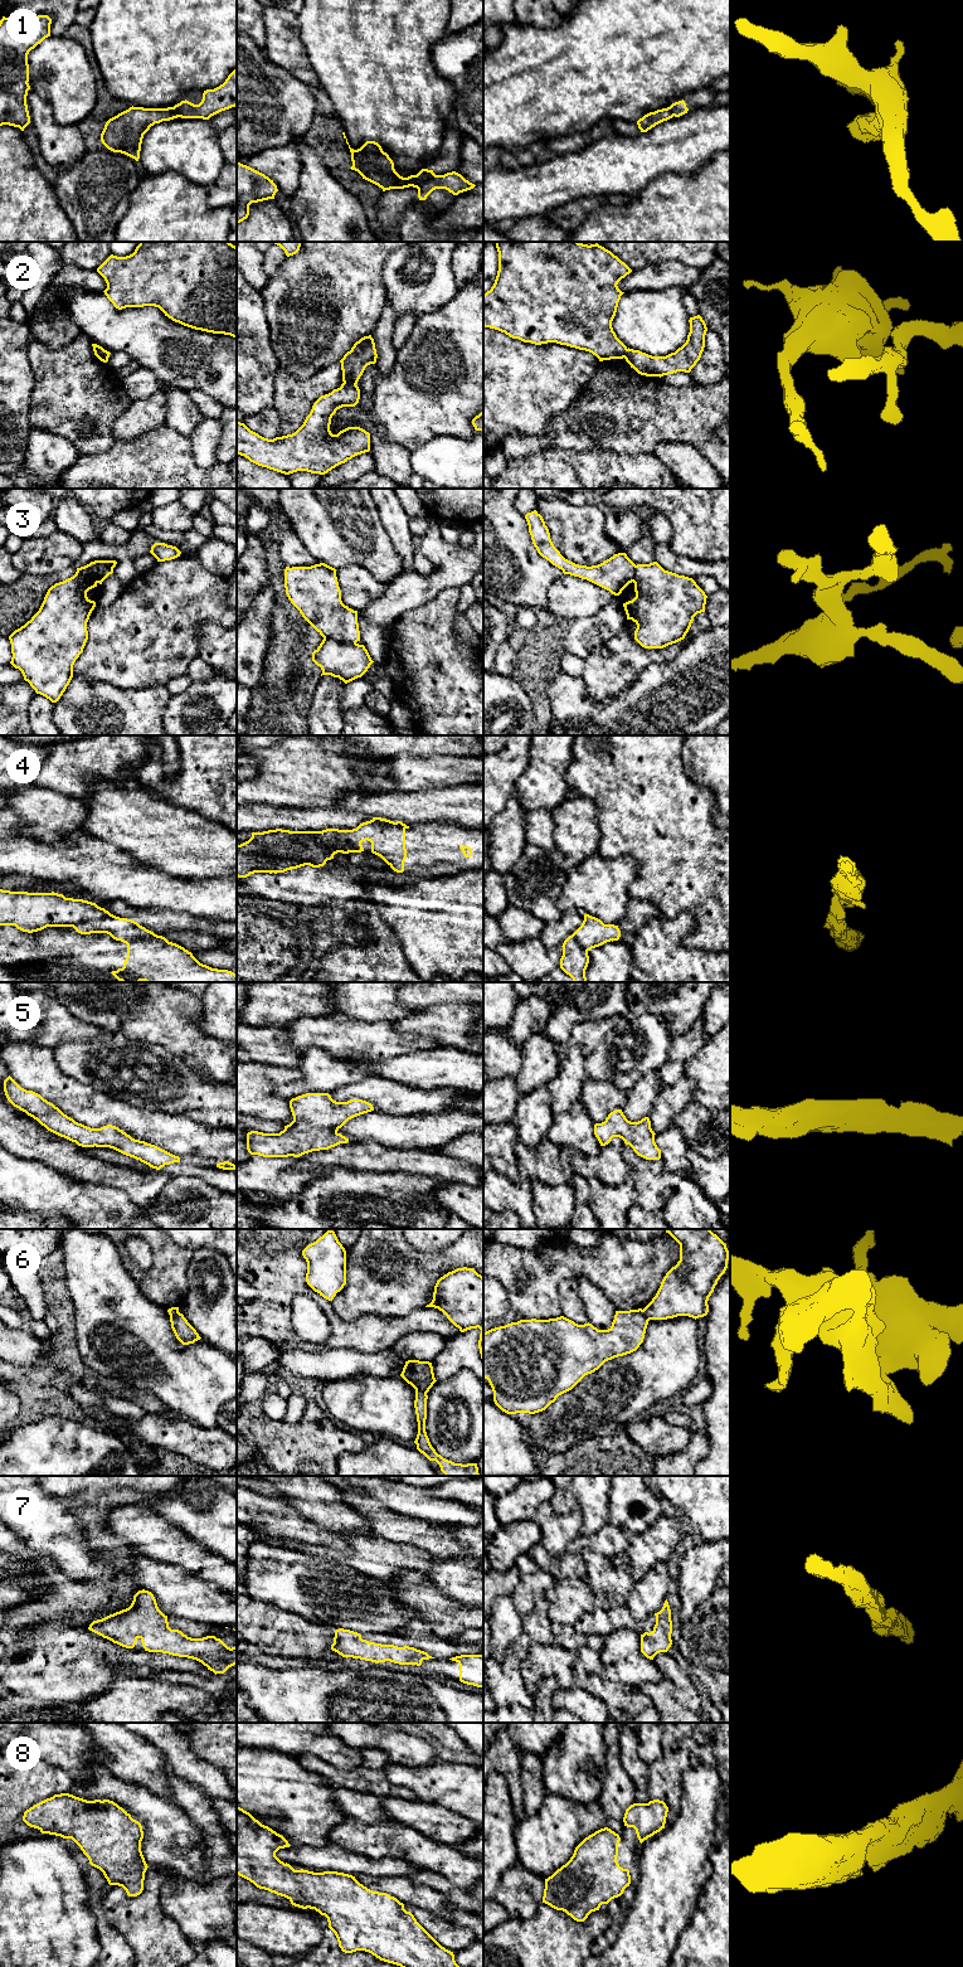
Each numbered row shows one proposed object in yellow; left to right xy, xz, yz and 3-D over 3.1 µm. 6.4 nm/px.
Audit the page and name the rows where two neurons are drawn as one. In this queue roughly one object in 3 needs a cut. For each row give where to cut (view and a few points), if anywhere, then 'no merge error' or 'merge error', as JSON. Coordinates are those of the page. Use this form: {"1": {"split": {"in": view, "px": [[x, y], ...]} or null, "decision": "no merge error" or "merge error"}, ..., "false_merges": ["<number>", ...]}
{"1": {"split": {"in": "xz", "px": [[433, 173], [417, 188]]}, "decision": "merge error"}, "2": {"split": {"in": "xz", "px": [[344, 382], [355, 384]]}, "decision": "merge error"}, "3": {"split": {"in": "xz", "px": [[324, 637], [355, 642]]}, "decision": "merge error"}, "4": {"split": {"in": "xz", "px": [[370, 820], [405, 827]]}, "decision": "merge error"}, "5": {"split": null, "decision": "no merge error"}, "6": {"split": {"in": "xz", "px": [[416, 1389], [426, 1393]]}, "decision": "merge error"}, "7": {"split": null, "decision": "no merge error"}, "8": {"split": null, "decision": "no merge error"}, "false_merges": ["1", "2", "3", "4", "6"]}

